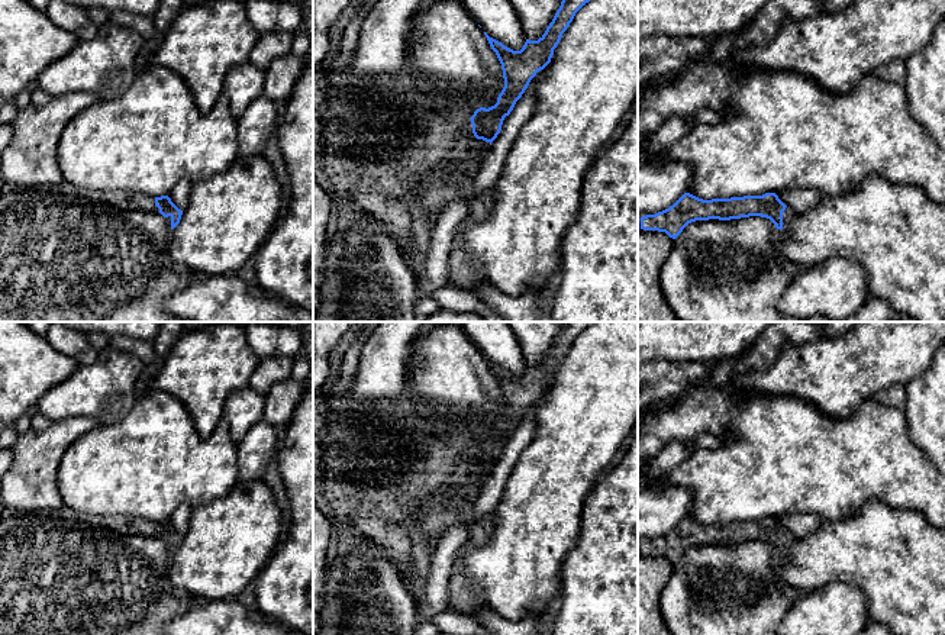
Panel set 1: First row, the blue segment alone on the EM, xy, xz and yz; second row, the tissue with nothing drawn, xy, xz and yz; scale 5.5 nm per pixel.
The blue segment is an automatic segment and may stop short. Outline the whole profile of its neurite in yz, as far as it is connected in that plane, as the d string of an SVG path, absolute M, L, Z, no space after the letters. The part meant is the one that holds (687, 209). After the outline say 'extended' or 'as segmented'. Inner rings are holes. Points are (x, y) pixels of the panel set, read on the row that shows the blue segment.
M684 193L668 209L642 216L641 229L665 232L675 239L688 223L696 220L730 220L749 216L767 217L781 231L791 228L797 212L787 207L775 193L712 200Z | extended

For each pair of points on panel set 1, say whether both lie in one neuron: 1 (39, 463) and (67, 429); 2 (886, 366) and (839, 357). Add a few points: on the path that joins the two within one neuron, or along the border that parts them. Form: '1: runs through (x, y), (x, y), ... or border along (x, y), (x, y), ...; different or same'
1: runs through (42, 454), (58, 438); same
2: runs through (874, 366), (871, 363), (851, 363); same

